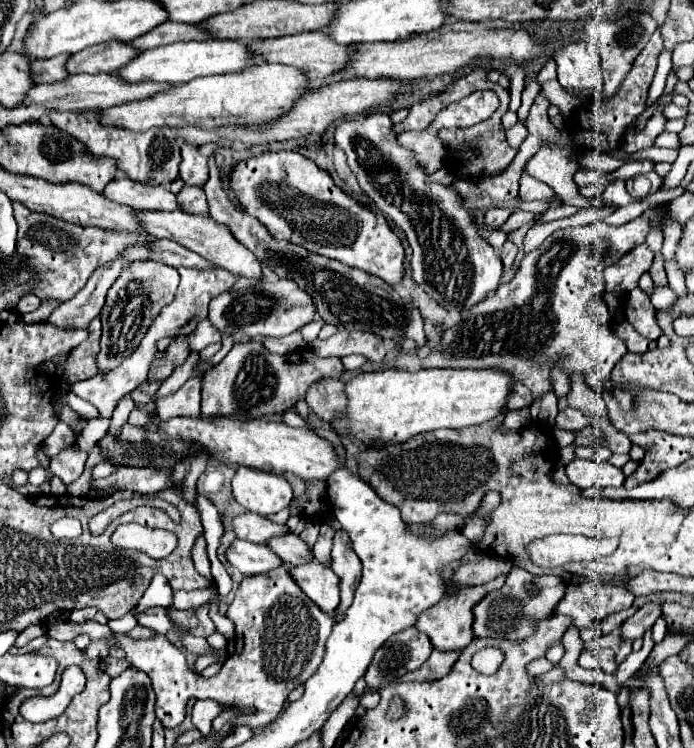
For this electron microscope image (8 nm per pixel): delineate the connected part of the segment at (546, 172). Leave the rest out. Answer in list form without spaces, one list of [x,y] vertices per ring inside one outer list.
[[[545,145],[527,162],[525,172],[551,186],[555,194],[563,198],[565,204],[573,204],[577,208],[599,209],[607,206],[618,208],[615,204],[605,202],[600,196],[594,198],[579,196],[577,184],[573,182],[573,174],[577,172],[577,168],[579,164],[573,156],[573,150],[555,149]]]

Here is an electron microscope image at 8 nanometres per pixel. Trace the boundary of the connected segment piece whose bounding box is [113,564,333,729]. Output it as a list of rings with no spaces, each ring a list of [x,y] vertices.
[[[291,564],[245,578],[227,608],[227,618],[235,624],[237,648],[225,660],[219,674],[211,678],[197,676],[185,662],[185,656],[163,634],[149,640],[131,640],[127,634],[113,634],[127,652],[131,666],[143,670],[153,680],[157,696],[155,714],[167,729],[177,727],[184,719],[185,704],[191,698],[215,700],[223,710],[243,710],[231,718],[231,726],[265,728],[283,710],[287,694],[315,674],[321,664],[325,642],[333,628],[333,618],[323,614],[289,576]]]

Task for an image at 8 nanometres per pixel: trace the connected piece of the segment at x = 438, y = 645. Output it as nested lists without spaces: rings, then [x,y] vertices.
[[[495,580],[487,582],[487,584],[481,584],[481,586],[473,586],[473,588],[461,588],[455,596],[449,596],[445,594],[443,600],[439,604],[435,604],[433,608],[429,608],[427,612],[423,612],[417,620],[417,628],[421,632],[425,632],[433,644],[435,650],[441,650],[441,652],[457,652],[457,650],[463,650],[467,648],[467,644],[471,644],[473,640],[473,632],[471,632],[471,624],[473,624],[473,612],[471,608],[491,590],[495,588],[501,588],[503,584],[497,584]]]

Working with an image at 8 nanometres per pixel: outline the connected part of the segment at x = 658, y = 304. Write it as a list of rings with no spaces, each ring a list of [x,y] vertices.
[[[655,286],[650,298],[656,310],[667,310],[675,302],[676,294],[669,287]]]

